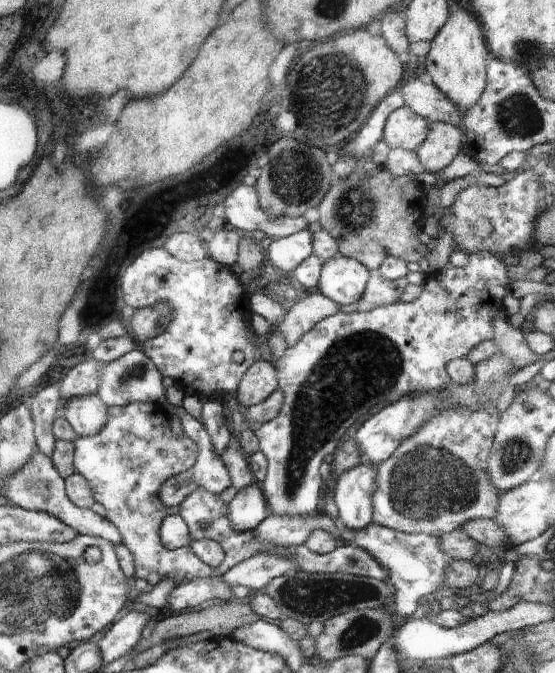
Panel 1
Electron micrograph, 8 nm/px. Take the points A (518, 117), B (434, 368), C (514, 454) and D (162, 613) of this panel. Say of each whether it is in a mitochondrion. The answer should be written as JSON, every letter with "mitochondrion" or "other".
{"A":"mitochondrion","B":"other","C":"mitochondrion","D":"other"}

